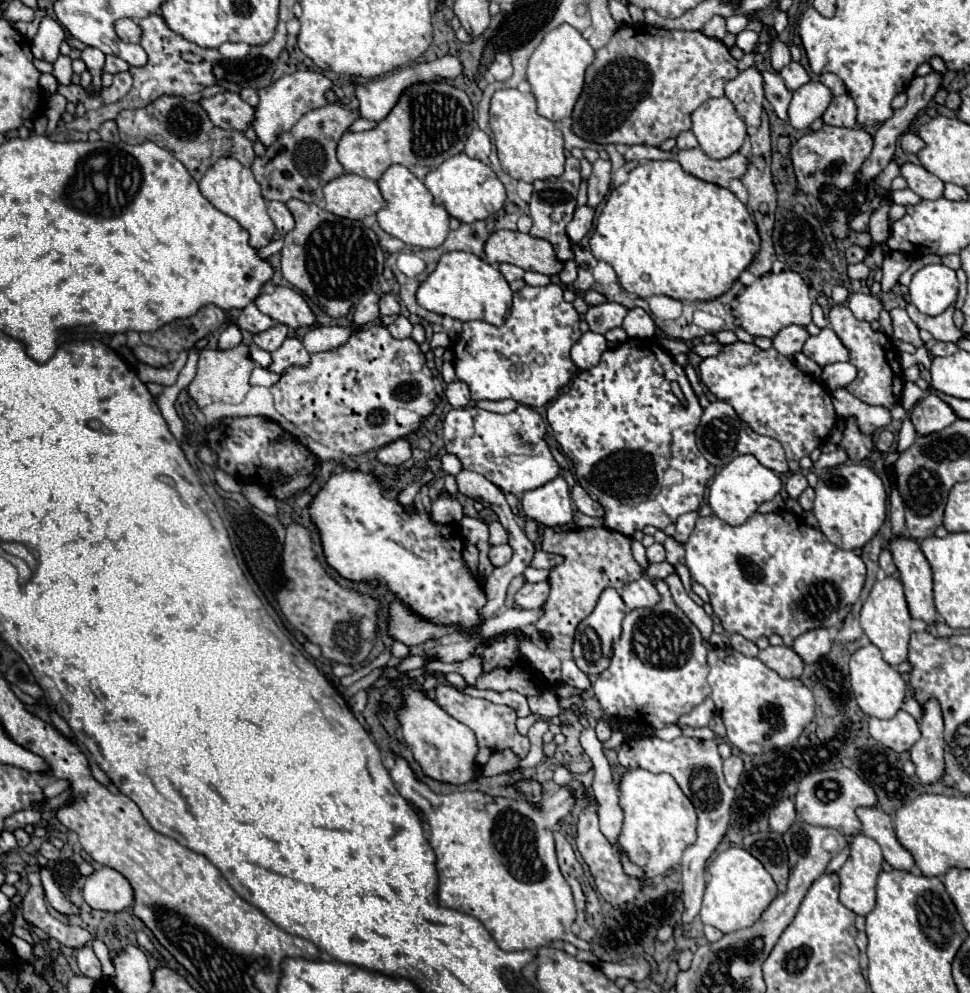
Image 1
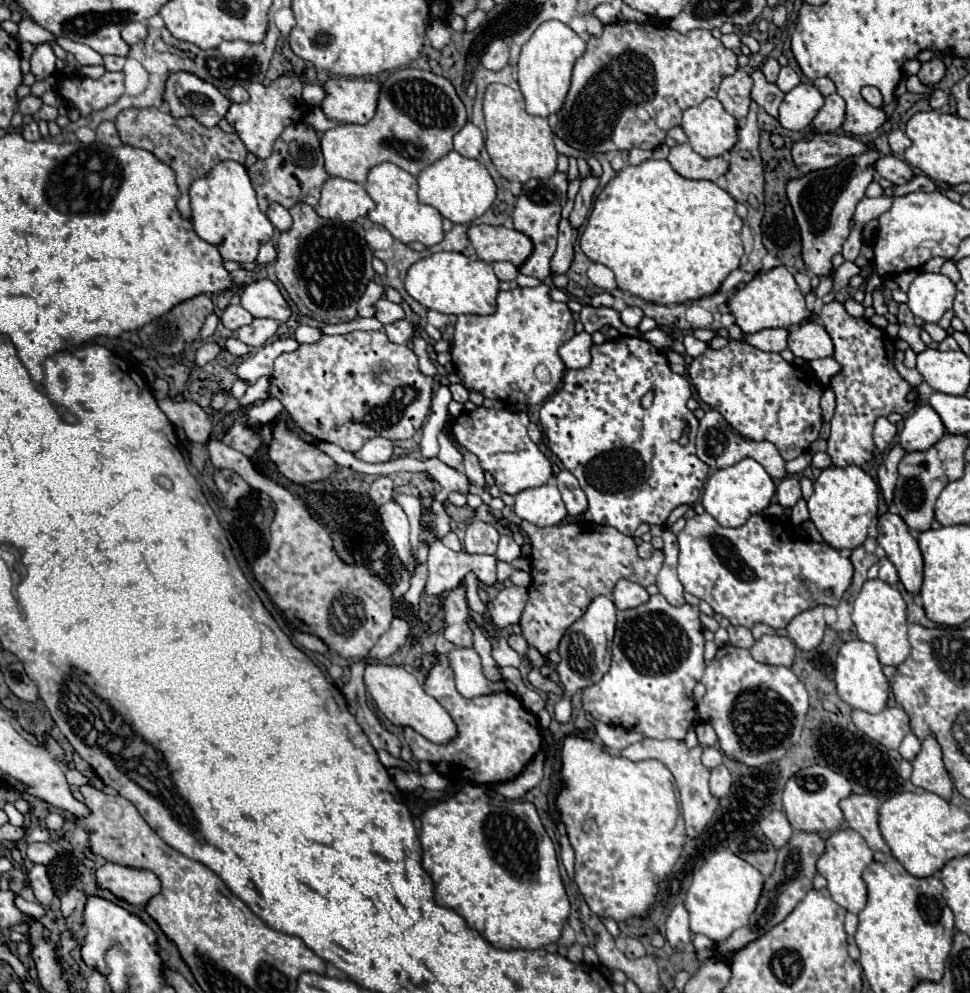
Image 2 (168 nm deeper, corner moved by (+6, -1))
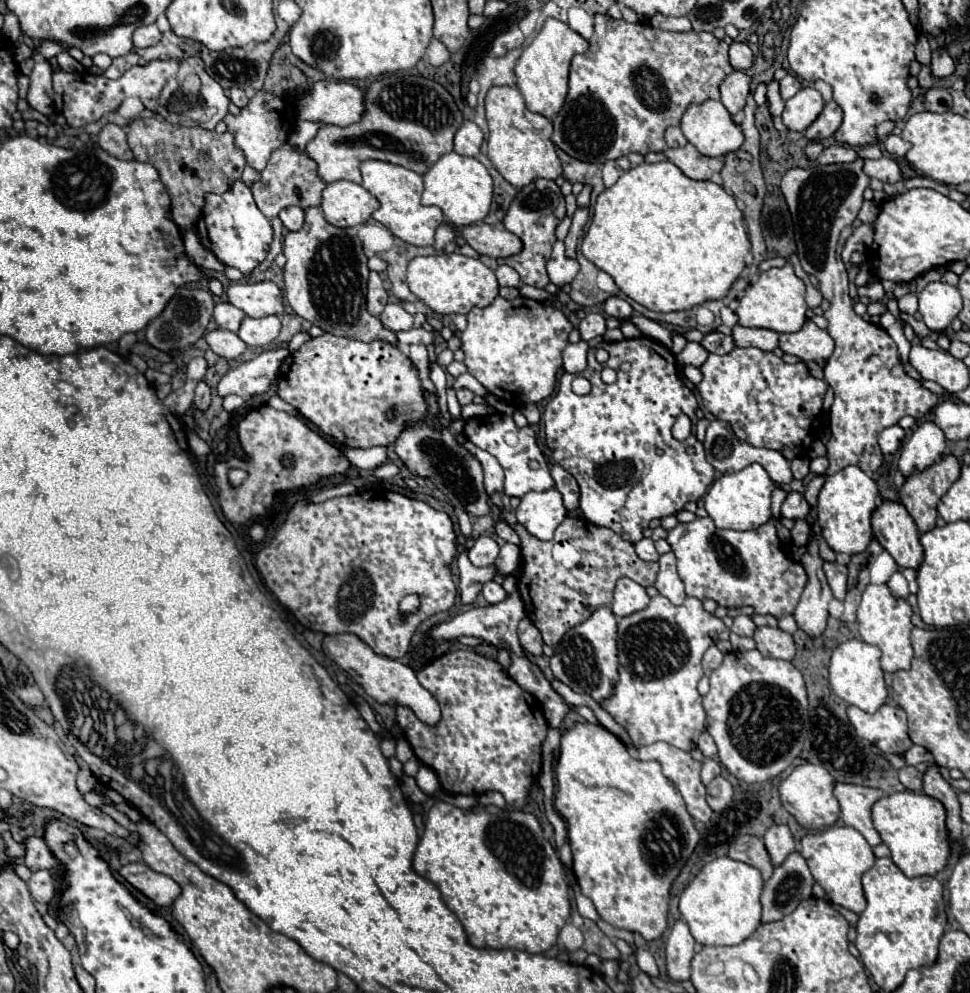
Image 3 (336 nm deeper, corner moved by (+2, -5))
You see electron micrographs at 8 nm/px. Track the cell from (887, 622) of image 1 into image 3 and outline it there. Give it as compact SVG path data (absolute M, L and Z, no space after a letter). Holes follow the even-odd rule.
M869 585L863 593L861 605L857 609L857 625L861 639L869 645L875 645L881 649L881 667L883 671L899 671L899 669L909 669L911 659L913 659L913 647L911 647L911 605L905 599L897 599L891 595L887 585Z

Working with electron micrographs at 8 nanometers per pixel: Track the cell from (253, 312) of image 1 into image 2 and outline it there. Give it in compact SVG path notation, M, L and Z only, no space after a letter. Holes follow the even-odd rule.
M229 305L229 307L225 307L223 313L219 315L219 319L231 331L235 331L235 329L239 329L243 325L249 325L253 321L251 313L245 311L241 305Z

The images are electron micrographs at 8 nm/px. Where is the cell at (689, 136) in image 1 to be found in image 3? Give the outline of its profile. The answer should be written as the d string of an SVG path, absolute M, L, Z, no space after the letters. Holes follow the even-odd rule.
M669 127L665 131L665 141L667 141L667 147L683 147L687 143L685 135L681 133L679 127Z

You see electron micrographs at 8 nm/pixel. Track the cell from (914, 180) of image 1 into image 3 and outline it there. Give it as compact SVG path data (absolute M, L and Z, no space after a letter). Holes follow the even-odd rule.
M881 157L877 161L871 161L871 159L865 159L865 173L869 177L877 177L879 181L883 183L897 183L897 181L903 181L903 173L901 173L901 167L895 159L891 157Z

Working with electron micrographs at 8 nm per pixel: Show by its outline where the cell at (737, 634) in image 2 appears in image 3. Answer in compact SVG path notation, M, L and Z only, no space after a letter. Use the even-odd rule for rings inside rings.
M739 615L739 617L735 617L731 631L737 633L739 637L753 637L753 633L755 633L755 623L751 621L749 615Z

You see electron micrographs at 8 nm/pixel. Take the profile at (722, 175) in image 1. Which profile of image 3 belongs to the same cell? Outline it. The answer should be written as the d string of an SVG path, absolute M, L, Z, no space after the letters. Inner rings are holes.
M687 143L685 147L677 147L677 149L665 149L663 153L689 179L705 181L705 179L711 179L713 173L719 173L723 169L723 161L721 159L713 159L713 157L701 155L691 143Z

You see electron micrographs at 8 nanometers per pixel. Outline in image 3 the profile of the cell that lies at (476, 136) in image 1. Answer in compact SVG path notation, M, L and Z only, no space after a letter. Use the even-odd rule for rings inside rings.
M465 121L455 133L455 151L465 157L477 157L483 143L483 133L473 121Z

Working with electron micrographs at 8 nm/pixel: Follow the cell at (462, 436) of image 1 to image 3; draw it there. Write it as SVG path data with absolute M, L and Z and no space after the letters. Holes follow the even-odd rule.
M493 413L493 415L465 421L463 435L475 447L491 453L499 461L499 465L505 471L505 493L509 497L523 497L529 491L547 491L555 485L551 479L551 473L549 473L549 465L547 465L541 449L537 447L535 433L529 425L517 427L509 415Z

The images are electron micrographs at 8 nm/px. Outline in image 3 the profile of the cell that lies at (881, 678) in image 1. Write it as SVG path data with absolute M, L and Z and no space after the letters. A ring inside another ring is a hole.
M849 639L835 647L829 661L829 683L837 697L863 709L865 713L875 713L887 699L887 685L883 679L883 669L879 665L881 651L861 639Z

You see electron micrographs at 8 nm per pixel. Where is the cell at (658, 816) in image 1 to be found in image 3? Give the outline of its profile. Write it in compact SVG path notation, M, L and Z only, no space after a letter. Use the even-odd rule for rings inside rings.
M577 723L561 737L561 753L555 768L557 787L553 805L567 823L575 877L581 893L589 897L609 925L637 931L645 941L653 941L667 929L669 889L681 867L693 853L699 833L689 817L677 787L663 775L657 761L639 761L605 727Z

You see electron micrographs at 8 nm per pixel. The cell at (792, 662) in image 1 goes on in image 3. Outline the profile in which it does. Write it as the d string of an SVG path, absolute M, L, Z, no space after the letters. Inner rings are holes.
M757 627L753 639L757 643L757 651L763 657L785 659L785 661L791 661L795 657L793 637L777 627L775 629L773 627Z

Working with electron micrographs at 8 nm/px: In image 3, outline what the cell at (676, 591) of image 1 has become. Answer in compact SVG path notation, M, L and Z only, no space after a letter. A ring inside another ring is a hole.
M665 553L659 559L659 575L655 581L655 587L661 595L665 595L673 605L681 605L685 601L685 589L683 589L683 581L677 575L677 565L675 565L675 555L673 553Z

